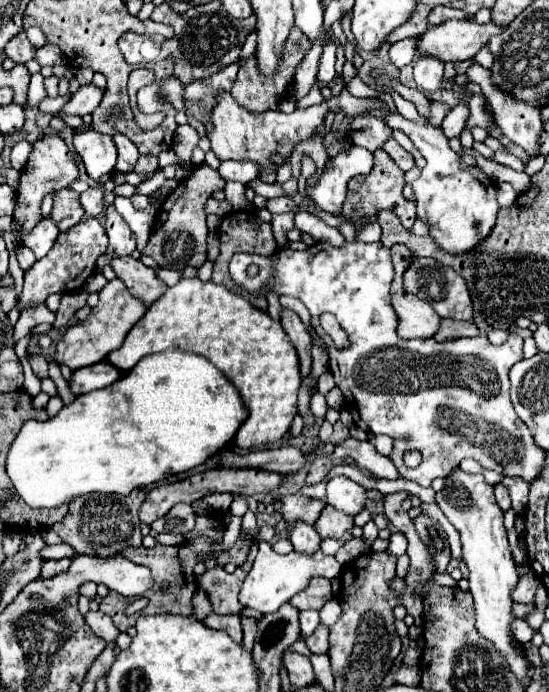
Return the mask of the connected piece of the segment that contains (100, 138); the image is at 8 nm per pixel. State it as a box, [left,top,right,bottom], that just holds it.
[73,129,117,181]

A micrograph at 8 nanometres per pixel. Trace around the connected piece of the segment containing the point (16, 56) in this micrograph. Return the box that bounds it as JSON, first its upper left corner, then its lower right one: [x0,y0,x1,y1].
[5,31,35,63]

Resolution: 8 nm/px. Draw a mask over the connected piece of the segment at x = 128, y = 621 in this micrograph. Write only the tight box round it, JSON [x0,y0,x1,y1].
[99,591,141,631]

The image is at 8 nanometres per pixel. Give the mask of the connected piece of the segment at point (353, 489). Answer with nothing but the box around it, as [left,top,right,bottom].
[325,477,367,515]

